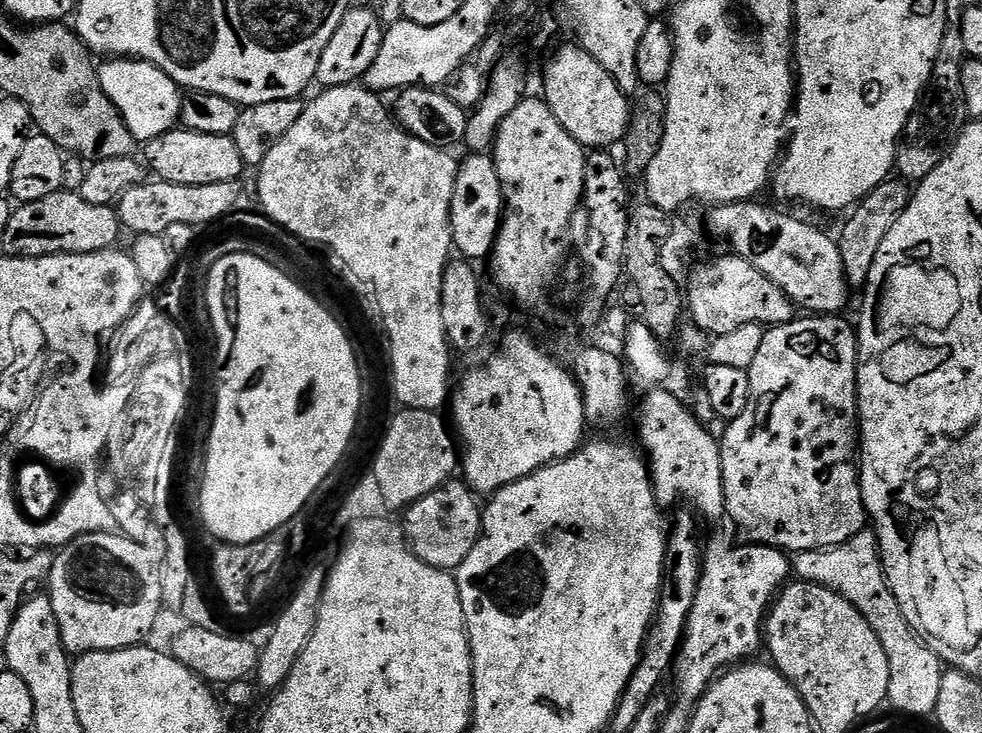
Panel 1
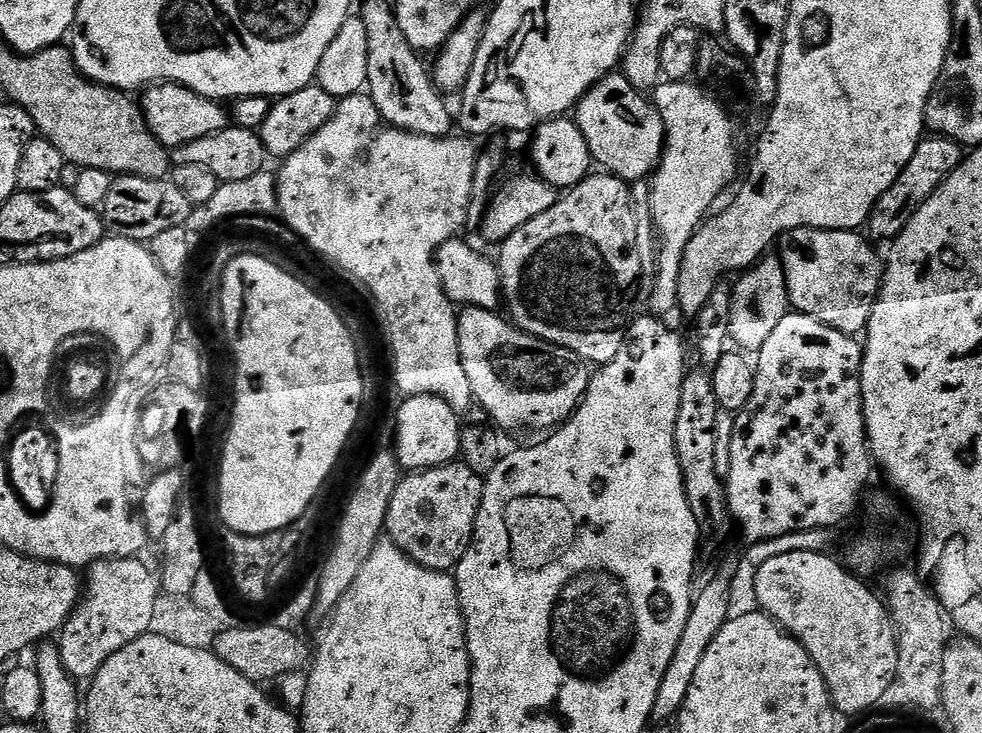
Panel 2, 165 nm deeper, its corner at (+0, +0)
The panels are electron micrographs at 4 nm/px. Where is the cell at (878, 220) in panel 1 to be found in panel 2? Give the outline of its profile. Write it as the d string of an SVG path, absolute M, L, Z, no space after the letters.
M921 139L920 145L914 150L914 158L906 162L894 186L890 186L890 190L886 190L886 194L882 194L882 198L878 198L878 202L872 208L866 225L867 235L873 241L891 242L895 240L900 235L900 231L908 225L912 215L926 202L926 198L930 198L930 194L934 194L934 190L938 190L938 186L942 186L944 179L960 165L965 155L965 149L952 140Z

